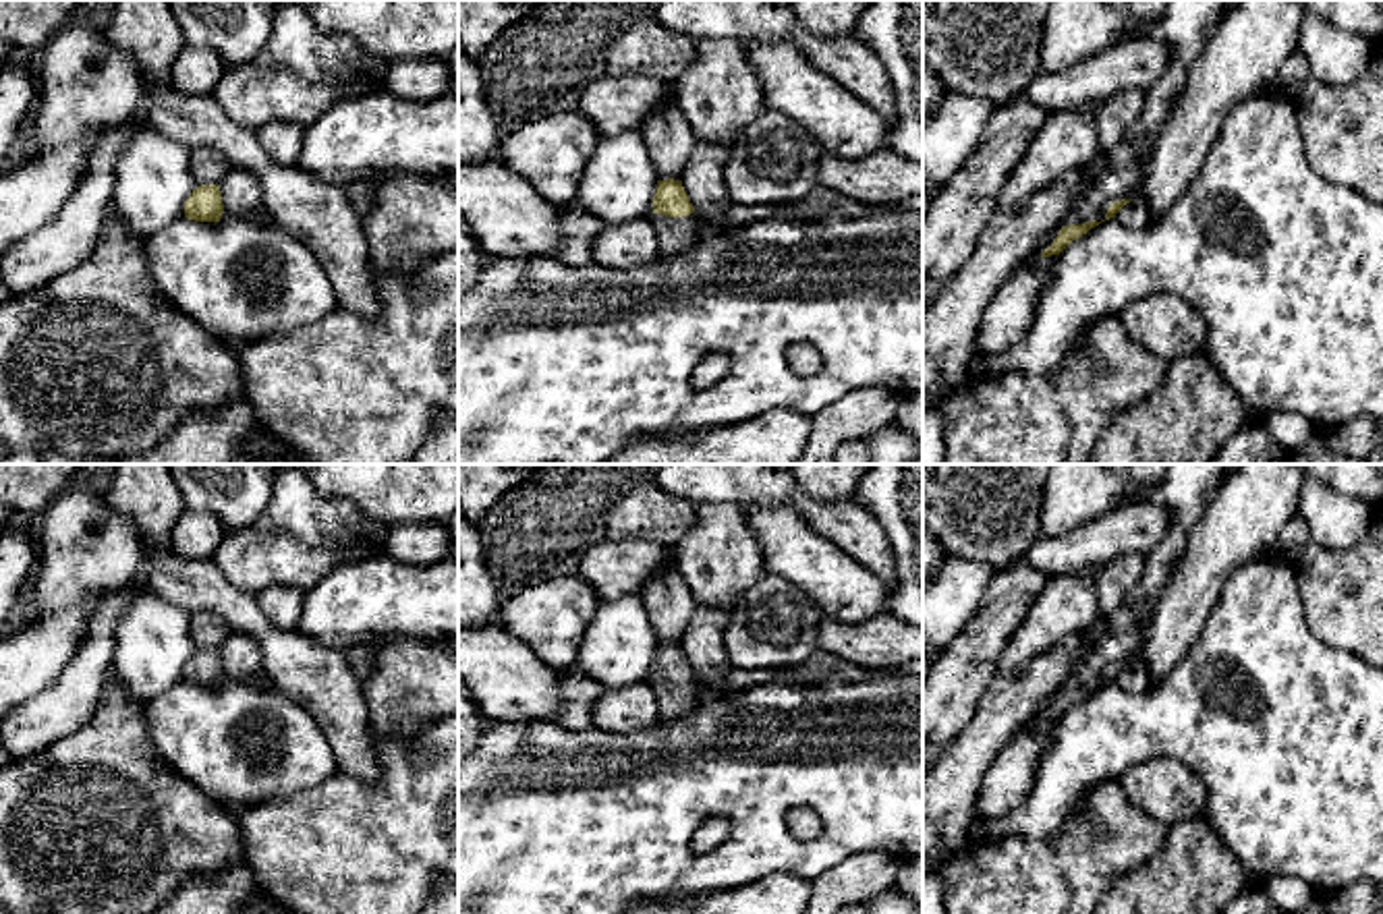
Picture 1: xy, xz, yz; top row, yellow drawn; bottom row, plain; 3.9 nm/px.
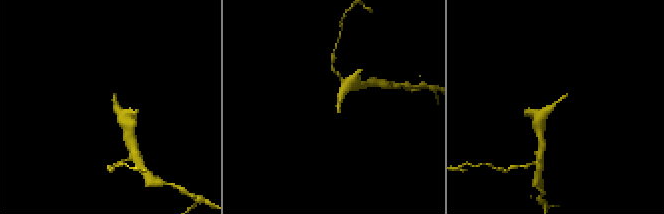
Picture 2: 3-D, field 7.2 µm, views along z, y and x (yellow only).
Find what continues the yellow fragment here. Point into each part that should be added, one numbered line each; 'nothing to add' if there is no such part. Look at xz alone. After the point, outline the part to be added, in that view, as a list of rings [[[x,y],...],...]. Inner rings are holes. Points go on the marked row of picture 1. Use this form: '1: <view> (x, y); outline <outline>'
1: xz (674, 235); outline [[[651,213],[651,224],[657,232],[659,253],[666,257],[688,251],[703,236],[693,213],[682,218]]]

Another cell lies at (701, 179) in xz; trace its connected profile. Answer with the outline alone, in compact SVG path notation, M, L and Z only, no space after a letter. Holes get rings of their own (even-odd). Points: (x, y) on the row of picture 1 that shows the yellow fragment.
M695 139L690 160L680 178L695 211L707 218L703 236L717 236L738 228L726 220L732 201L722 178L724 166L732 155L734 151L726 145Z

